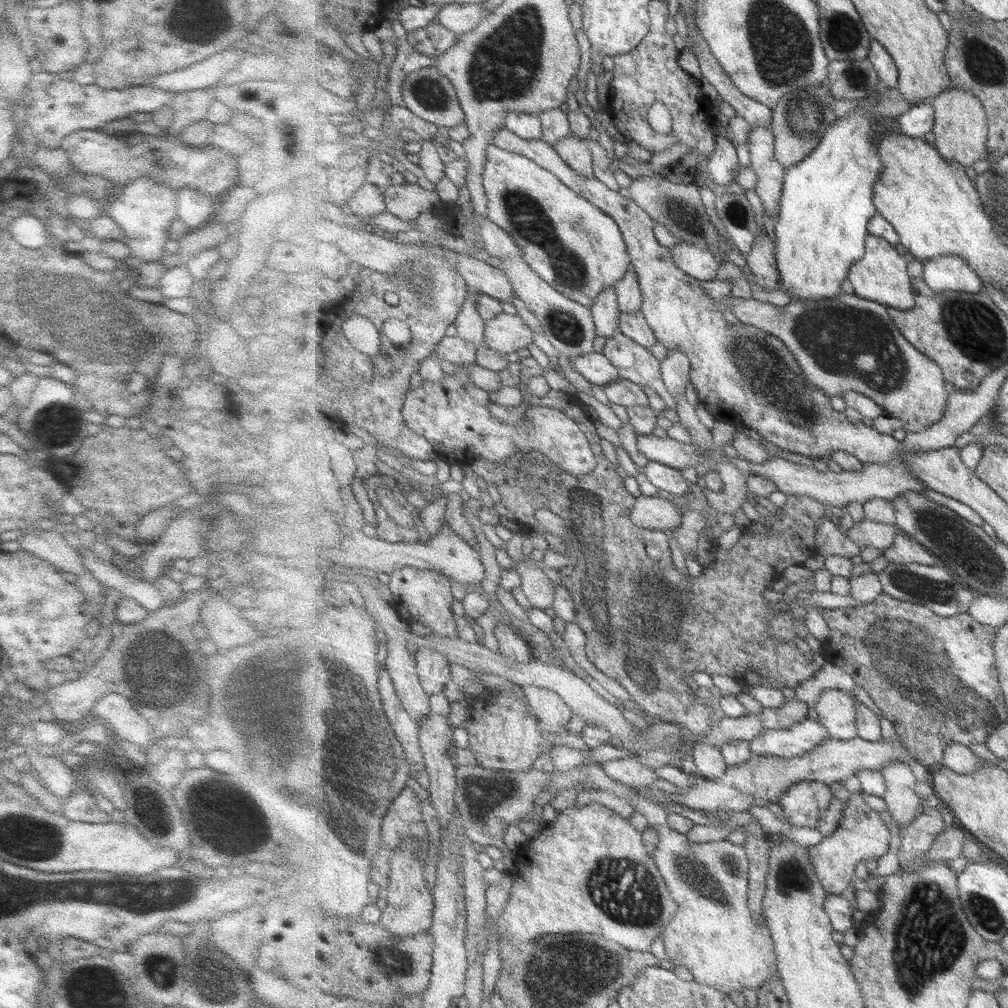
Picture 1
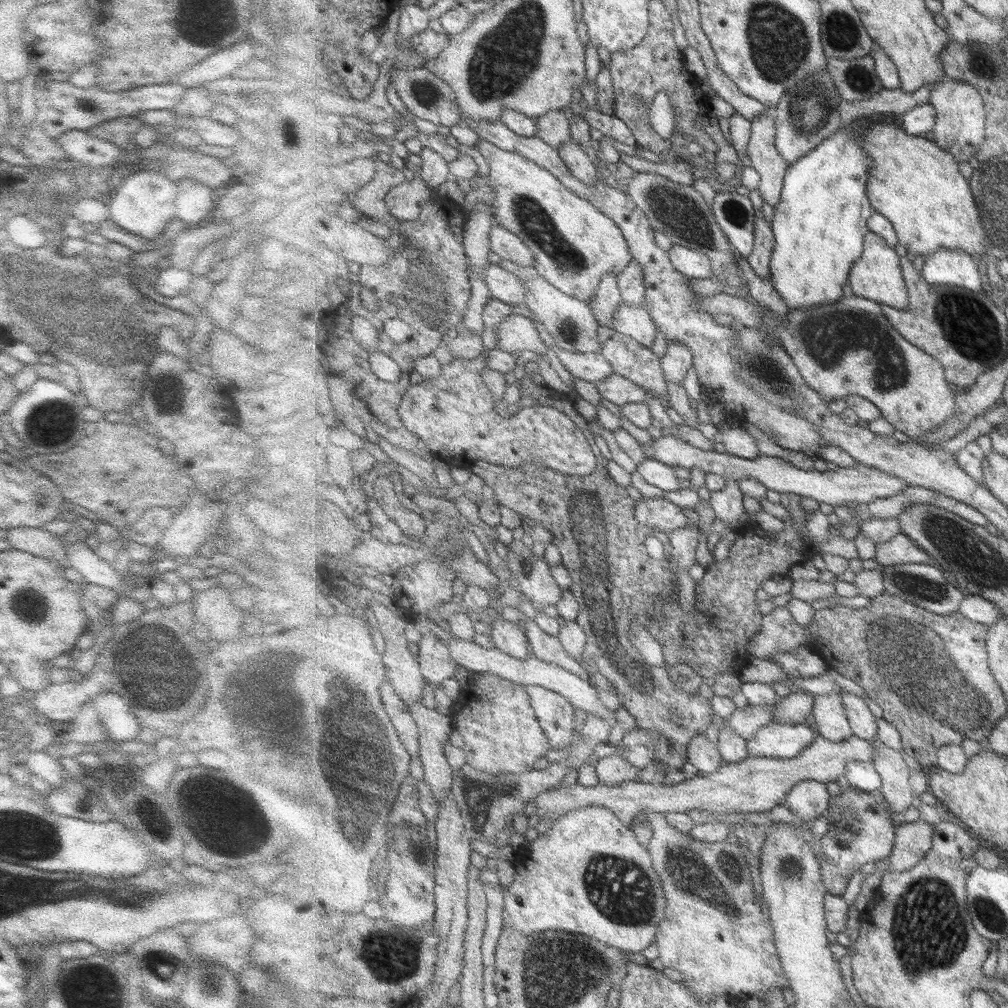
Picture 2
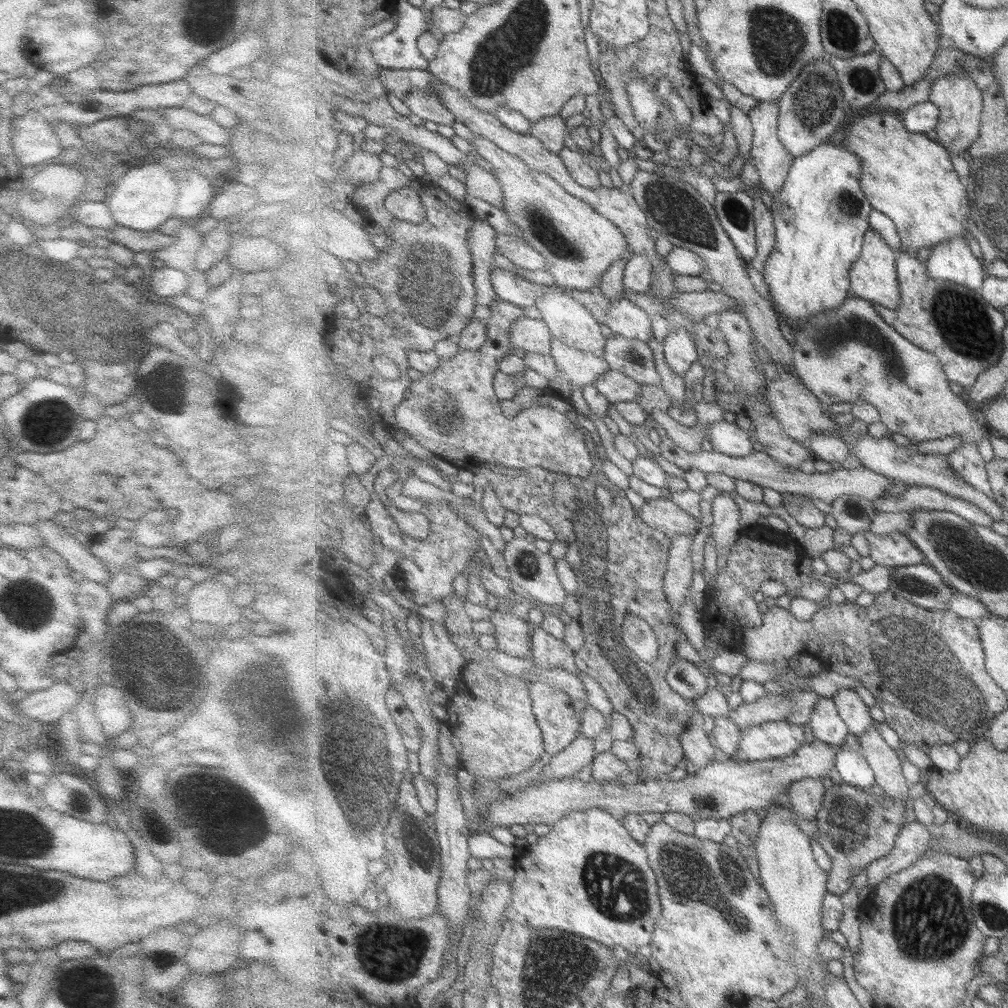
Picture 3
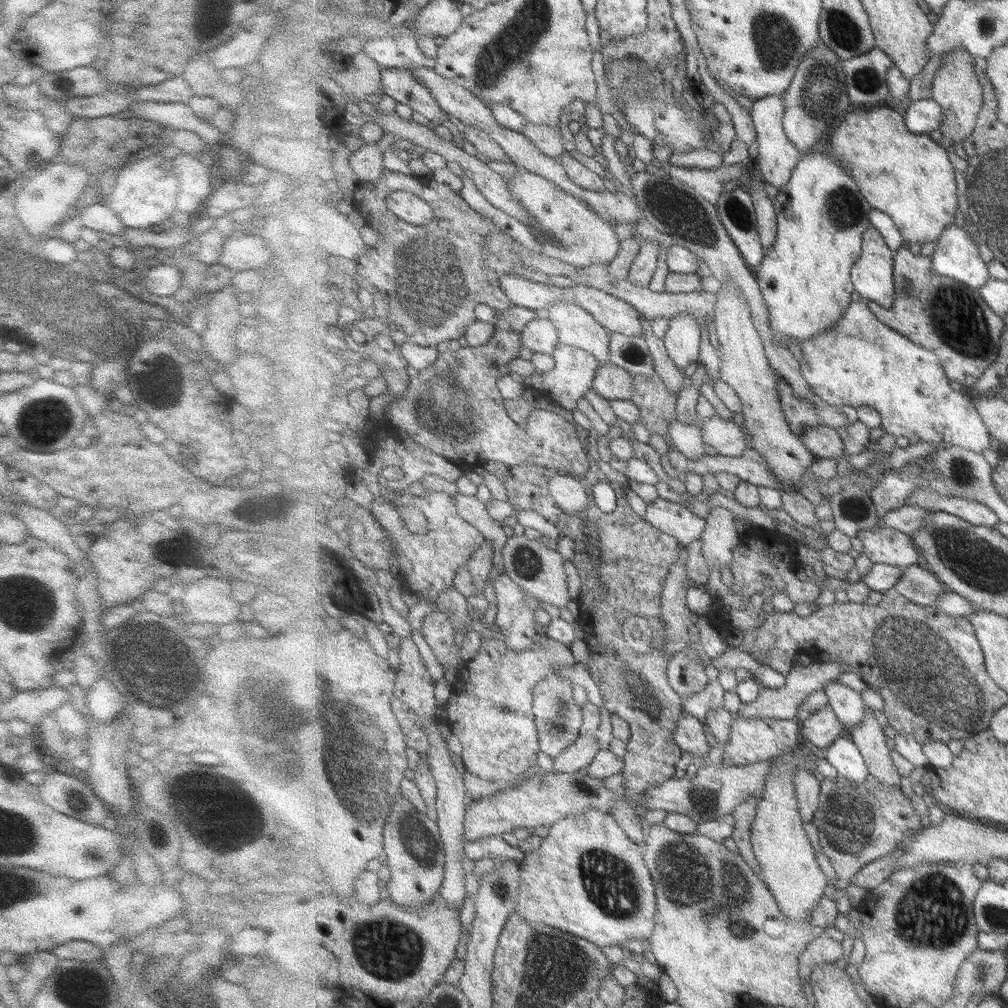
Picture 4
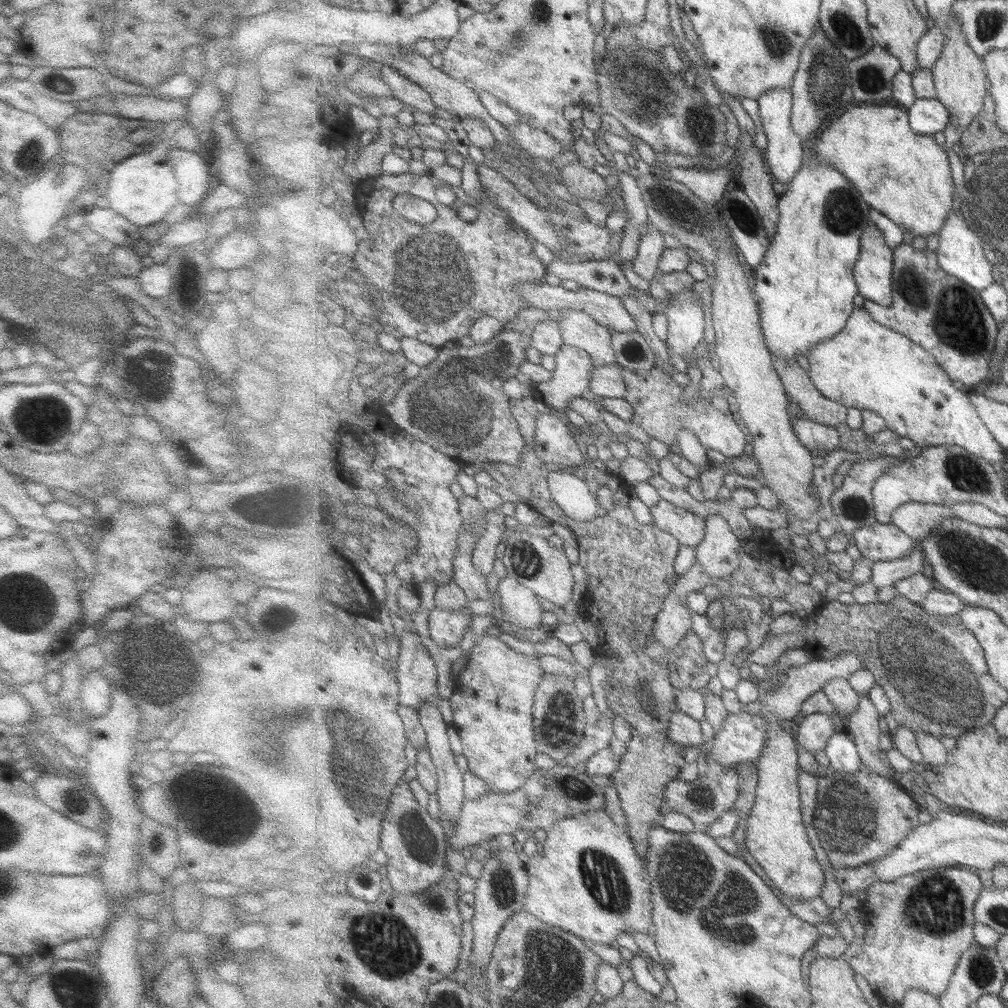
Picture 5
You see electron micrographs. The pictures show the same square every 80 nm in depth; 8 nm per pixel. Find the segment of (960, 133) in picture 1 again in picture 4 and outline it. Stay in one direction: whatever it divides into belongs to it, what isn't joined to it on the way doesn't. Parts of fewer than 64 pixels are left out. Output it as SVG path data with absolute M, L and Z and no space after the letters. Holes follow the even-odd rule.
M960 46L945 53L945 62L939 68L932 84L931 98L942 106L944 112L944 120L939 131L945 138L950 138L952 143L962 144L965 139L968 139L977 126L979 111L985 103L984 84L975 72L975 66L980 61L969 53L965 47Z

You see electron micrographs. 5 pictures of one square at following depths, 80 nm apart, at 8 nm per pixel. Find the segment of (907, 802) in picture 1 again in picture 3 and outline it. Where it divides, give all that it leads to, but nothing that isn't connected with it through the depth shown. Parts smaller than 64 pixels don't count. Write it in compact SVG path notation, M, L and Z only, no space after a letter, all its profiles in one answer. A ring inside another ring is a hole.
M872 724L862 735L858 736L862 747L860 750L865 755L871 768L874 770L876 783L890 796L906 800L912 795L911 787L903 776L901 758L898 749L893 749L879 734L877 724Z

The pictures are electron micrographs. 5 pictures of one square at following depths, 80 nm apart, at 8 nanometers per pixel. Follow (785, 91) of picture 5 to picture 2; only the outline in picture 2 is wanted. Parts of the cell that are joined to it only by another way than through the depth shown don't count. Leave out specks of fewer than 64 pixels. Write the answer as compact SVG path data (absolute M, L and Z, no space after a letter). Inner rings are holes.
M768 108L765 114L755 117L748 148L751 167L760 174L758 190L762 200L773 208L779 204L784 187L784 179L790 163L777 148L777 124L775 113Z

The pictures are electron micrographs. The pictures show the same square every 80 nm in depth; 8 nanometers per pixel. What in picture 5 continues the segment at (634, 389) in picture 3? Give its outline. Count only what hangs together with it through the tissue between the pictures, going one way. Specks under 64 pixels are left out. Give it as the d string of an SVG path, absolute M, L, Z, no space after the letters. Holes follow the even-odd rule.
M617 362L595 366L591 373L590 391L603 398L625 399L628 390L622 366Z

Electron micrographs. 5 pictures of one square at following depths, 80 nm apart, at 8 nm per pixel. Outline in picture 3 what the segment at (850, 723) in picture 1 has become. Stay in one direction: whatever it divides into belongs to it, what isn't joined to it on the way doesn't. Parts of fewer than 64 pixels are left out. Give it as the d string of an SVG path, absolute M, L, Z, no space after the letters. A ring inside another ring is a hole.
M821 698L807 725L812 740L820 740L834 746L845 745L851 734L850 728L839 714L838 705L835 704L833 698Z

